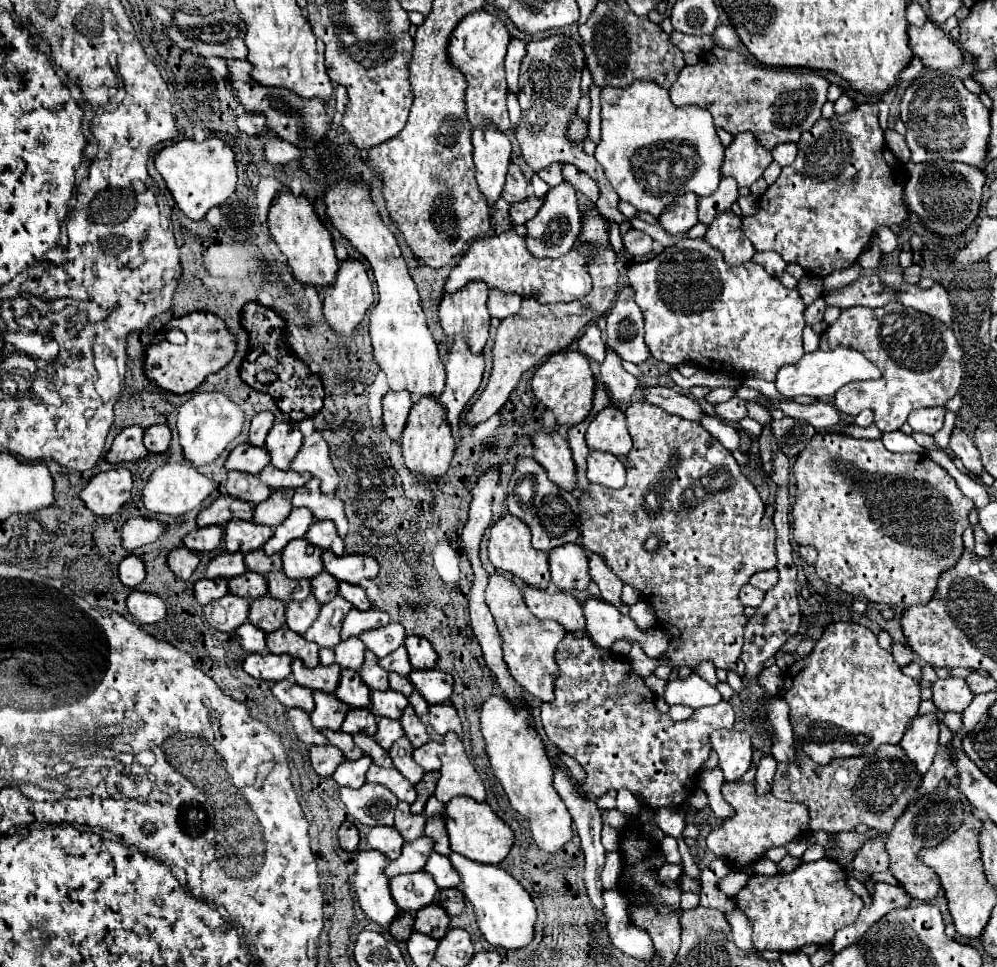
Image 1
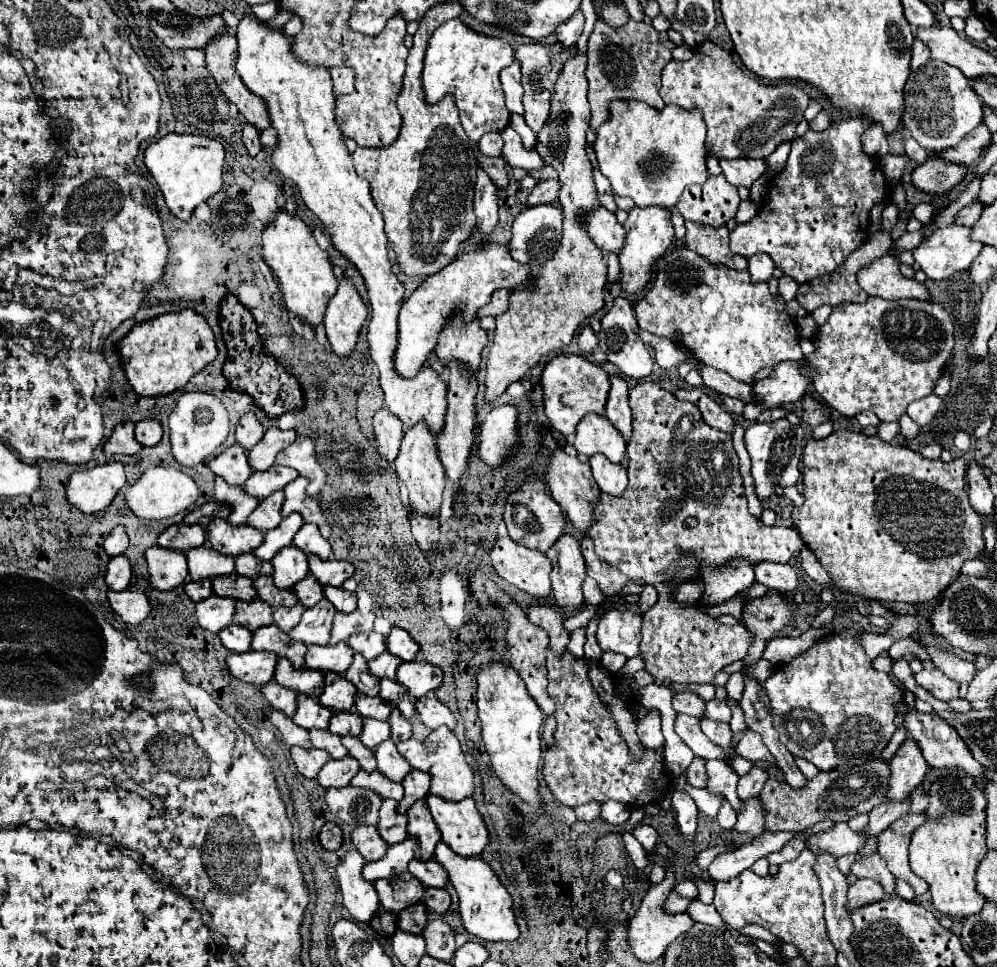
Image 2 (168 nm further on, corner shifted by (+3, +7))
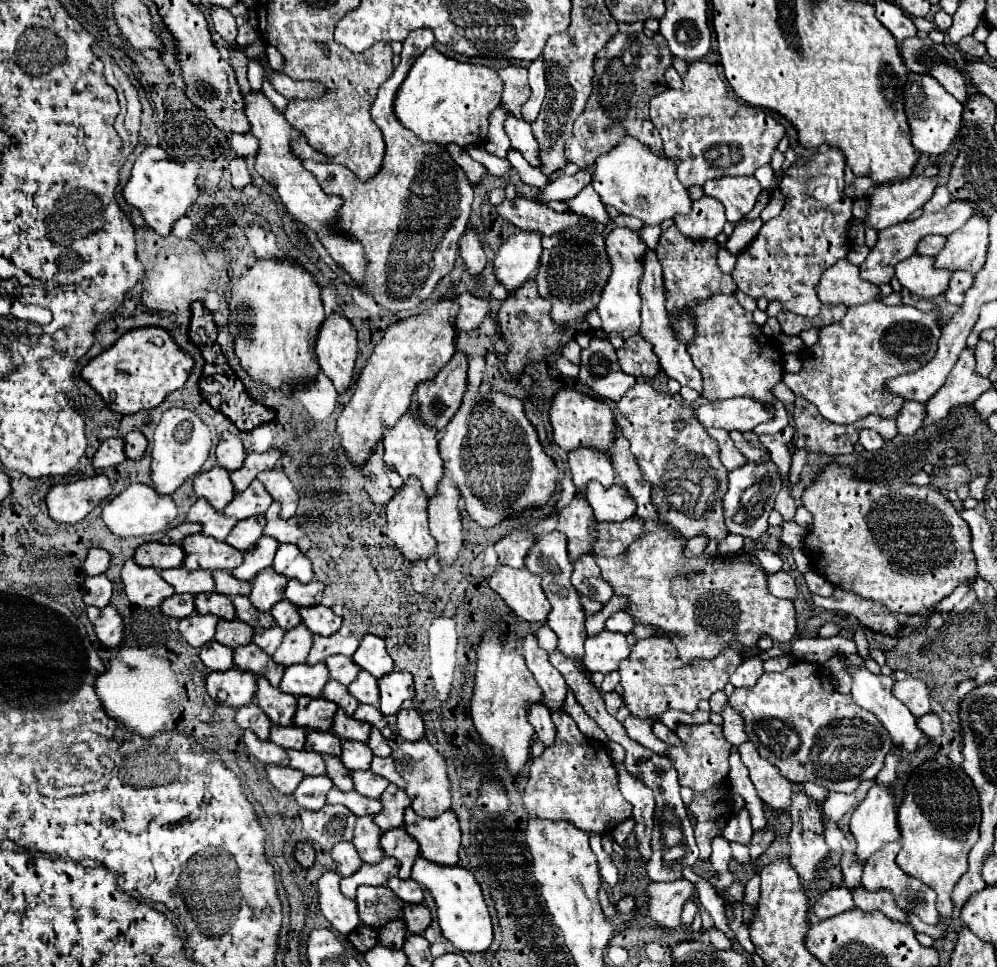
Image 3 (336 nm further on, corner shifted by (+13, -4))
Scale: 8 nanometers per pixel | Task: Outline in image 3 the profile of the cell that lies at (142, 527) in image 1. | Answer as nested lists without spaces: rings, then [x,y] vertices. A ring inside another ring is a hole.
[[[91,549],[85,559],[85,573],[87,575],[101,575],[109,569],[111,555],[105,549]]]

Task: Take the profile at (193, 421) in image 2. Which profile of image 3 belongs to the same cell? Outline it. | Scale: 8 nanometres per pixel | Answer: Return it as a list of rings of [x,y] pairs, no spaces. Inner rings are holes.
[[[171,407],[169,411],[165,411],[153,437],[151,477],[157,493],[173,495],[187,477],[197,475],[209,457],[209,447],[211,447],[211,431],[209,427],[205,427],[199,415],[183,407]]]

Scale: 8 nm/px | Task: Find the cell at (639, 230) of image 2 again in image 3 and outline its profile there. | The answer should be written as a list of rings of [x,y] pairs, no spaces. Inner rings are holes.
[[[615,227],[605,237],[605,249],[611,263],[611,275],[609,275],[609,283],[601,291],[601,301],[597,305],[597,311],[601,317],[601,329],[605,333],[619,333],[623,337],[631,337],[631,335],[637,335],[639,323],[641,323],[639,283],[643,277],[643,257],[649,247],[645,245],[645,241],[639,237],[637,231],[631,231],[627,227]]]

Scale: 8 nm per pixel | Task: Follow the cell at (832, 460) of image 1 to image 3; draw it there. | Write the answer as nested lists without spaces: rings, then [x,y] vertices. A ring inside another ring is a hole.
[[[825,463],[825,465],[817,465],[815,475],[811,485],[803,491],[803,507],[813,515],[813,525],[807,531],[805,539],[803,539],[803,551],[811,561],[811,567],[821,573],[821,577],[825,577],[833,587],[855,593],[863,599],[871,599],[871,601],[879,601],[885,607],[889,607],[893,613],[899,615],[917,615],[923,609],[929,609],[933,605],[937,605],[943,597],[949,597],[953,593],[953,589],[963,583],[963,581],[971,581],[977,579],[977,571],[975,571],[975,555],[971,551],[971,543],[969,543],[969,527],[967,523],[959,517],[957,509],[951,505],[951,501],[933,485],[927,487],[919,487],[919,485],[911,485],[911,483],[901,483],[899,487],[881,487],[873,481],[863,481],[857,471],[851,465],[839,465],[839,463]]]

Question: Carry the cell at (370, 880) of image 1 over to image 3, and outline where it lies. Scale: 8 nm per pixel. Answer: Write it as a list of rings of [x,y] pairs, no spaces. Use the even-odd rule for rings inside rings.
[[[325,871],[321,879],[317,881],[319,885],[319,907],[325,919],[343,935],[349,935],[359,923],[359,913],[357,913],[357,903],[355,899],[349,899],[341,893],[339,889],[341,875],[337,871]]]

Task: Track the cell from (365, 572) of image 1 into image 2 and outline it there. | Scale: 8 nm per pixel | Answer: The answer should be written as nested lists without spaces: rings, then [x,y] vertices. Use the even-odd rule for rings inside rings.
[[[309,556],[309,574],[319,580],[323,586],[341,586],[347,578],[353,576],[355,568],[349,562],[339,562],[339,560],[319,560],[317,556]]]

